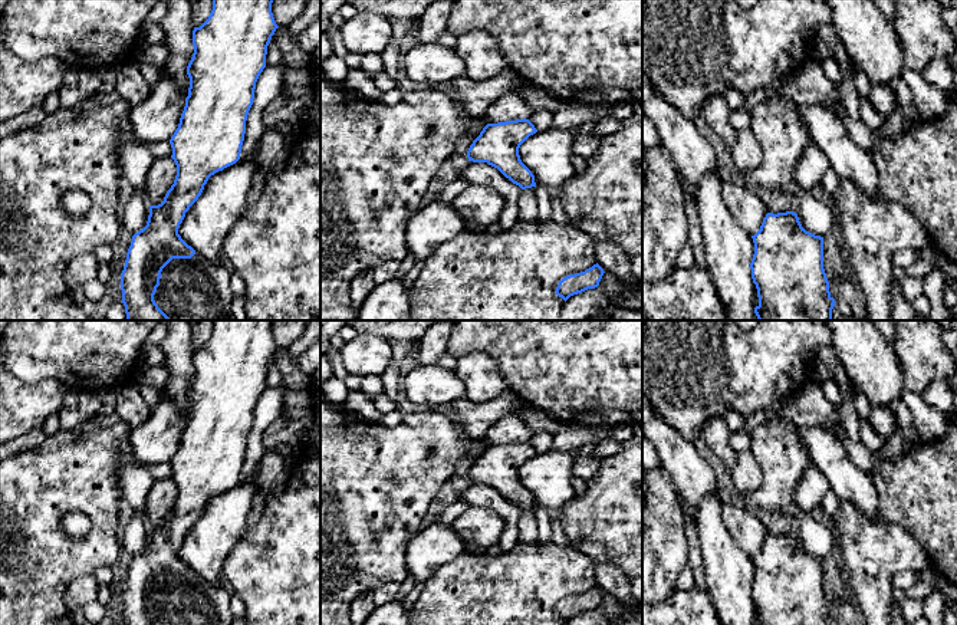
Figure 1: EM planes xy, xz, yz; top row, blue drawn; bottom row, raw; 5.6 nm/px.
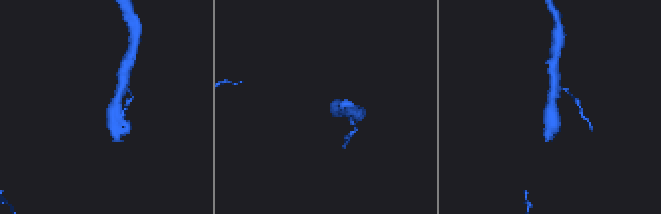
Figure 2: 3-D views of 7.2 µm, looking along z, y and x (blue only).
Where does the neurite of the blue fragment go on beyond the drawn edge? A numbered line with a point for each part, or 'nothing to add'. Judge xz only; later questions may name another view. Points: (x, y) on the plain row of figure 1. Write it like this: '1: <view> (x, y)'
1: xz (459, 483)

